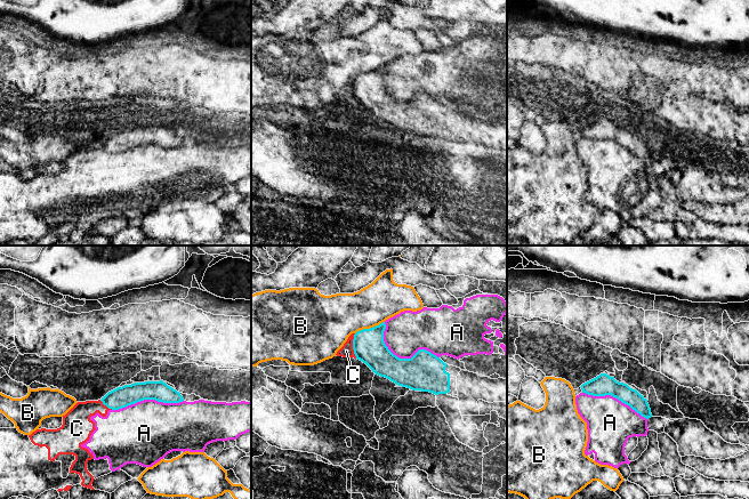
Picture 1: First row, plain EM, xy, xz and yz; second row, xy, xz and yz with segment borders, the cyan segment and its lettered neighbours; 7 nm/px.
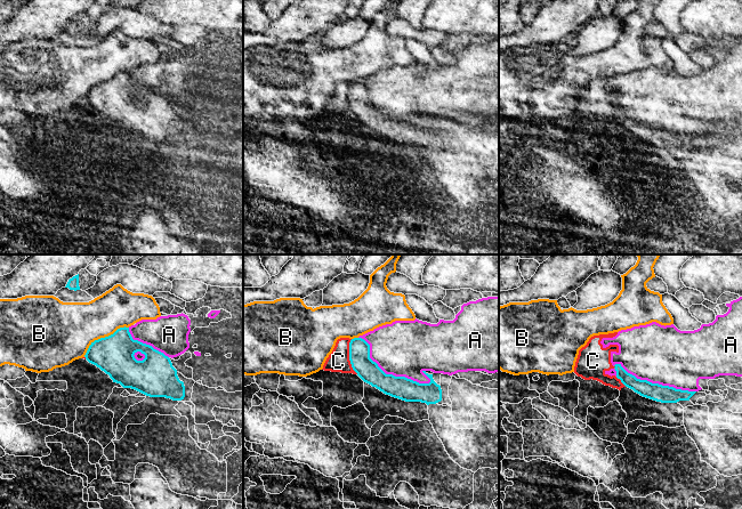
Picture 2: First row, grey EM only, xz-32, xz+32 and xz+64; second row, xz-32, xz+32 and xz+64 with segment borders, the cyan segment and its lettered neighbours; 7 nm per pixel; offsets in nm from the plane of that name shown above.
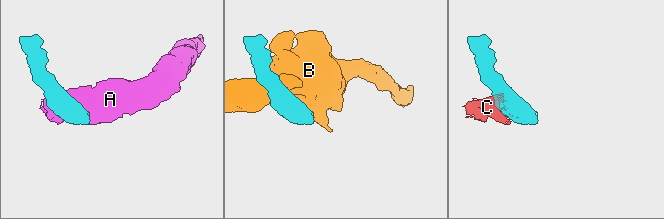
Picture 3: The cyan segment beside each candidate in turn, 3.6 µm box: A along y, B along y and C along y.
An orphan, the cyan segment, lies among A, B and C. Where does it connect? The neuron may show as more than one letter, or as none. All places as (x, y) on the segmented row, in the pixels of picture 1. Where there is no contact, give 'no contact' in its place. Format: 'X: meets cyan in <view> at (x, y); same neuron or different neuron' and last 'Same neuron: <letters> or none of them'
A: meets cyan in xz at (401, 359); different neuron
B: meets cyan in xz at (370, 328); different neuron
C: meets cyan in xz at (353, 346); different neuron
Same neuron: none of them

